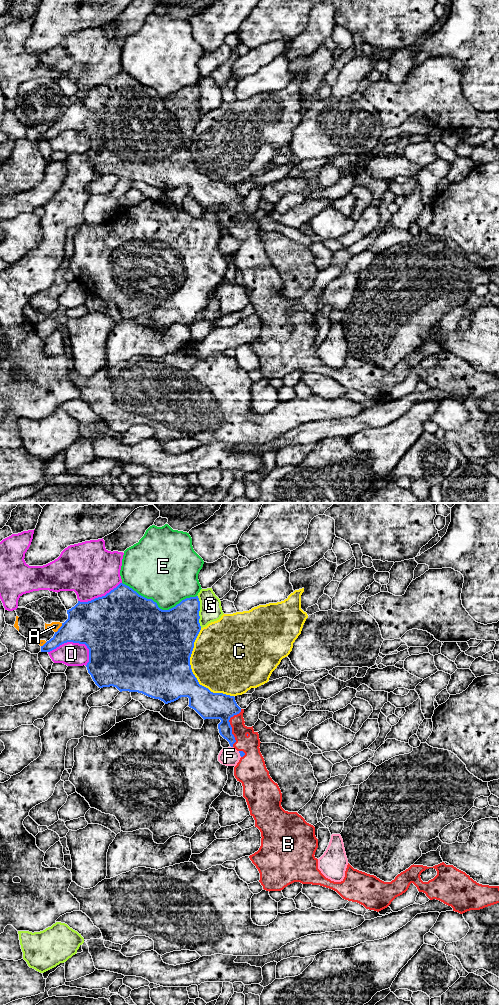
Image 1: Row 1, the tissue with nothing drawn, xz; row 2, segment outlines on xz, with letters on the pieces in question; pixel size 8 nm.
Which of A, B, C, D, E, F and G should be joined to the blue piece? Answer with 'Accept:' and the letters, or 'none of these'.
Accept: B

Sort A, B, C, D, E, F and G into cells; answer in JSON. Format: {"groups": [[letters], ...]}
{"groups": [["A"], ["B"], ["C"], ["D"], ["E"], ["F"], ["G"]]}

